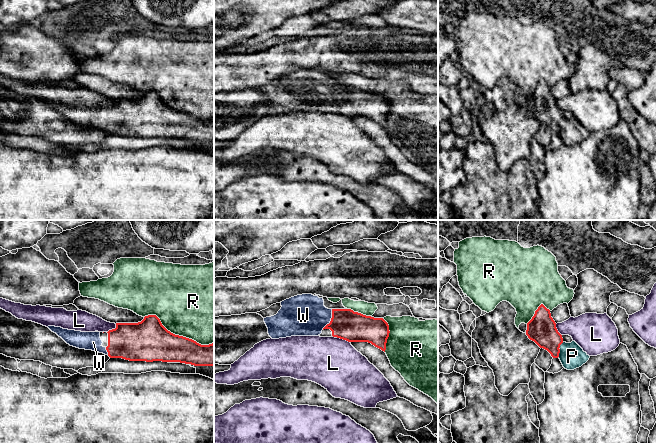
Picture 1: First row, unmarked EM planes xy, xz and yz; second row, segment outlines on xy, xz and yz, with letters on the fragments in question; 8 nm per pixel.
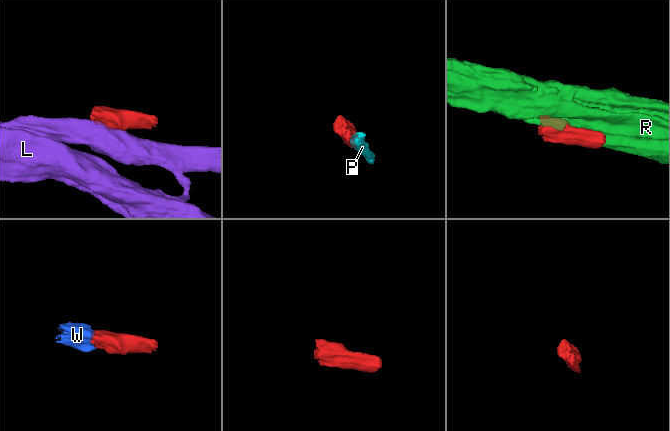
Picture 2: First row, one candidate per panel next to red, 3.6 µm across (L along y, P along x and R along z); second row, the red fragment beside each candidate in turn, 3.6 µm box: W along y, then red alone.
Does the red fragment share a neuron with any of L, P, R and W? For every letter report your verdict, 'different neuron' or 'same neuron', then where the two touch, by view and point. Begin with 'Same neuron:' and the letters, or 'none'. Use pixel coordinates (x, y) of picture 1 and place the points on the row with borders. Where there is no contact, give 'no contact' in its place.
Same neuron: W
L: different neuron; contact xz (343, 339)
P: different neuron; contact yz (559, 350)
R: different neuron; contact xy (178, 335)
W: same neuron; contact xz (331, 319)

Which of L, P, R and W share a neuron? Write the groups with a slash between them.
L / P / R / W

